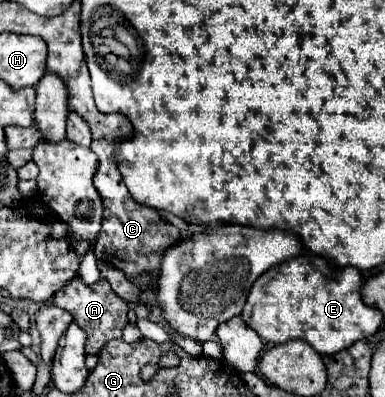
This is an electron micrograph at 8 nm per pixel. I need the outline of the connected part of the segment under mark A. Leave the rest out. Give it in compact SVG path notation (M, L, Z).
M74 277L70 281L70 285L66 285L56 292L54 305L68 311L72 315L73 321L85 331L87 334L86 353L100 353L100 349L102 349L102 345L106 345L106 341L120 339L122 329L128 323L128 319L126 319L128 303L112 291L112 287L106 279L100 279L94 285L84 285L78 277Z

